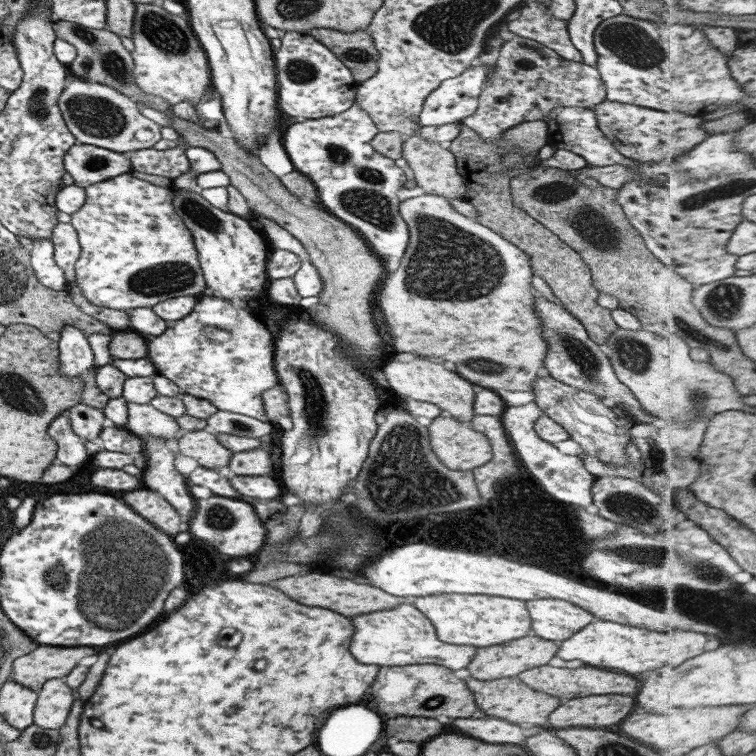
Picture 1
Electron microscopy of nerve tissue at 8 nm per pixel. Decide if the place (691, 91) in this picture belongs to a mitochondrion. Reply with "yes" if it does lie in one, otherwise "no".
no

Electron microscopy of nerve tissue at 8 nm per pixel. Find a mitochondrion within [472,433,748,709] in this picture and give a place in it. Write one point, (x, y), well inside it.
(696, 571)

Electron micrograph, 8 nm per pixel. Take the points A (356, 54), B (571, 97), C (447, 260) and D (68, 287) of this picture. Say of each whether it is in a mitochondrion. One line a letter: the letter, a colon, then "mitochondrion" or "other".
A: mitochondrion
B: other
C: mitochondrion
D: other

